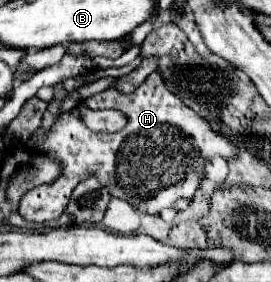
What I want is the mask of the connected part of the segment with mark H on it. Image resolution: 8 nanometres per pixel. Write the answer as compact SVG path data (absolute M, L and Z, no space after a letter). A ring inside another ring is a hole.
M157 73L149 75L131 95L121 95L115 89L101 91L95 97L85 99L85 107L121 111L127 115L127 125L117 133L101 135L89 131L85 123L81 123L77 107L63 113L51 127L43 145L39 145L39 151L61 163L61 175L53 183L31 189L21 199L19 213L25 221L43 223L59 219L77 183L87 179L91 173L109 187L113 197L121 197L139 209L147 207L147 213L159 213L161 209L173 207L179 199L189 201L193 197L199 181L195 177L195 169L203 165L203 159L209 155L219 155L223 159L235 157L235 145L215 133L207 121L167 91L161 75Z

